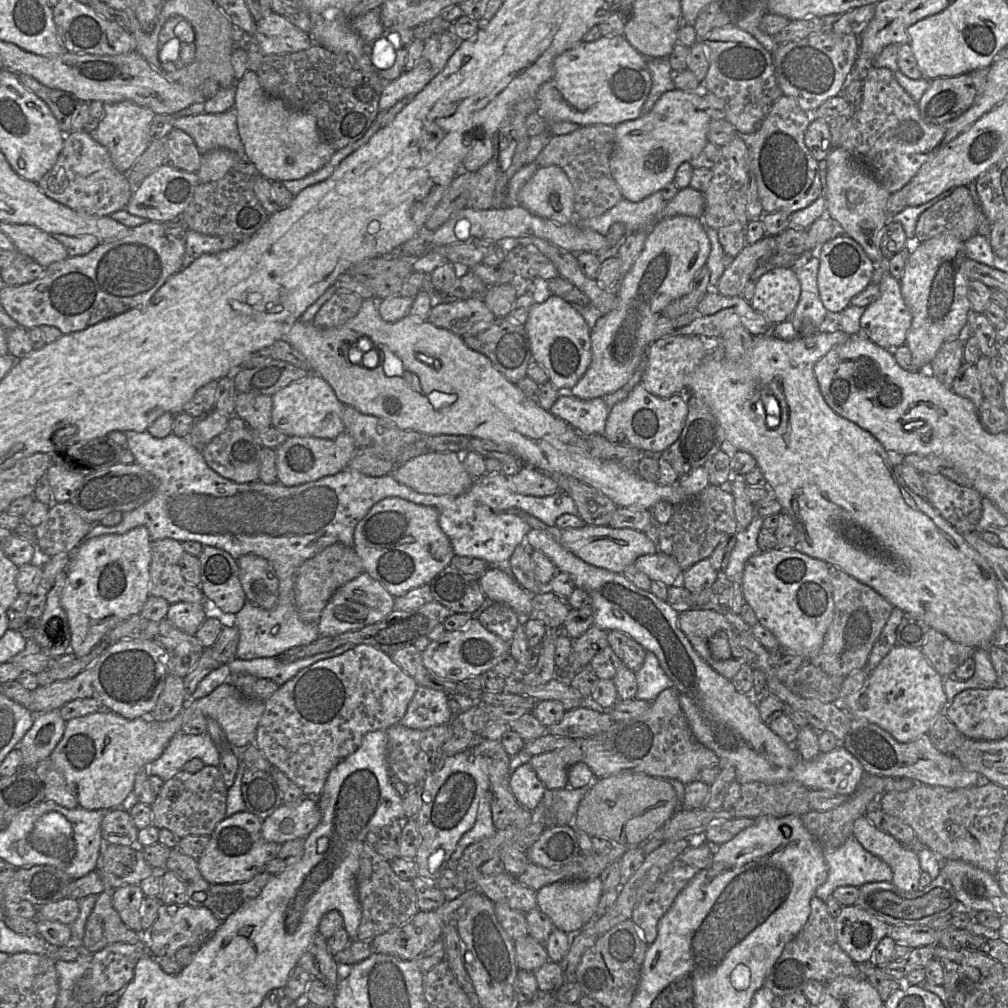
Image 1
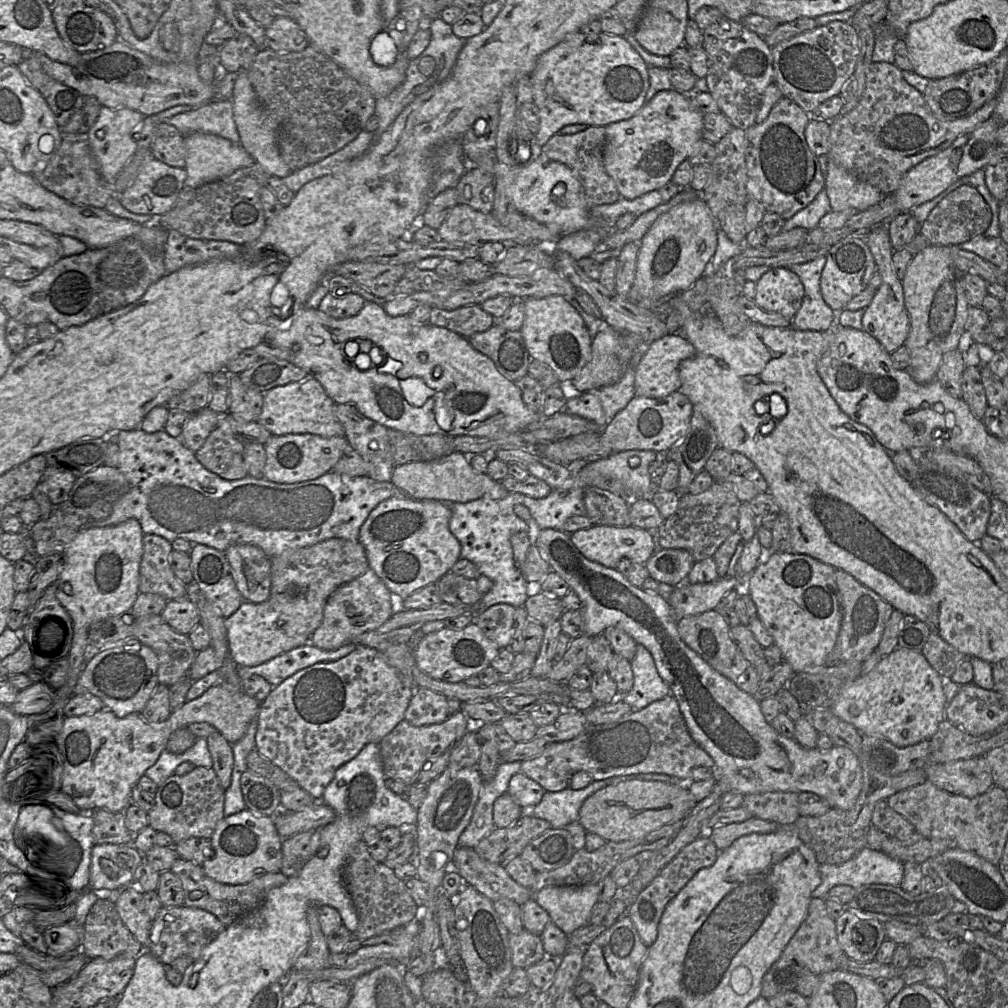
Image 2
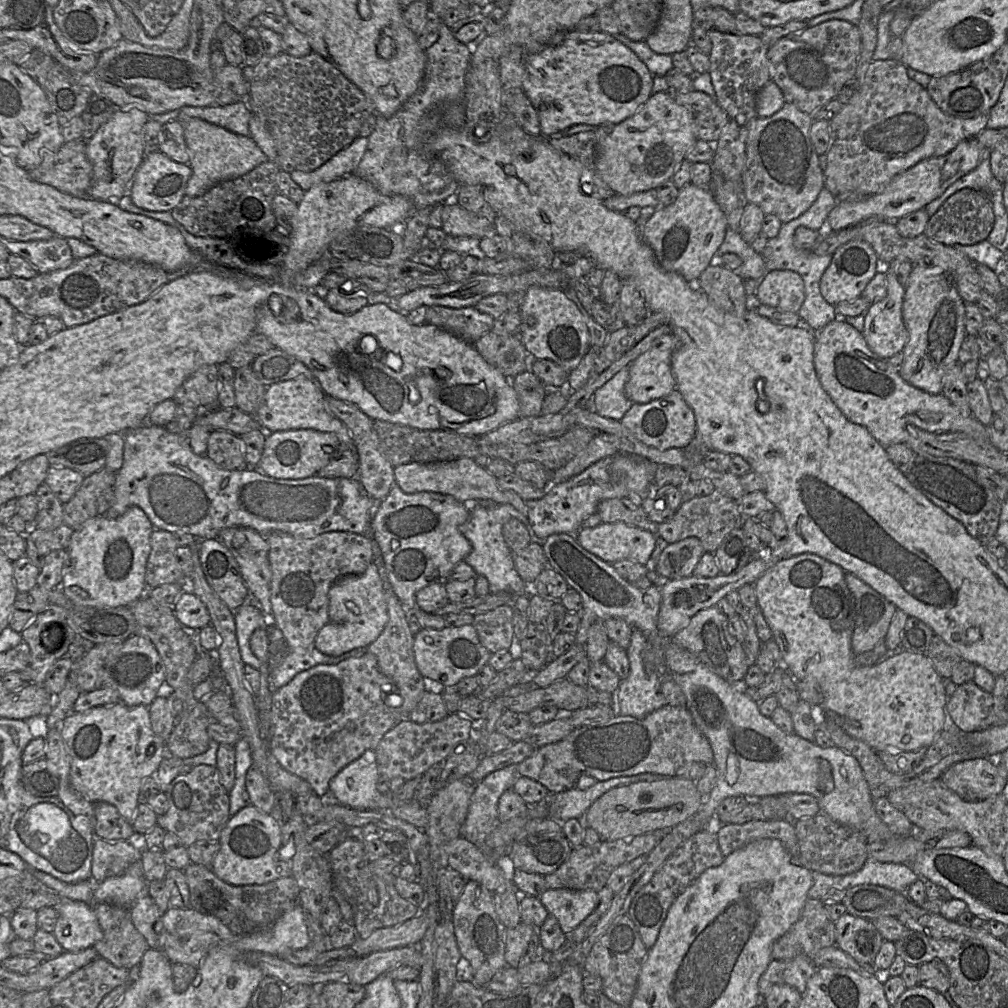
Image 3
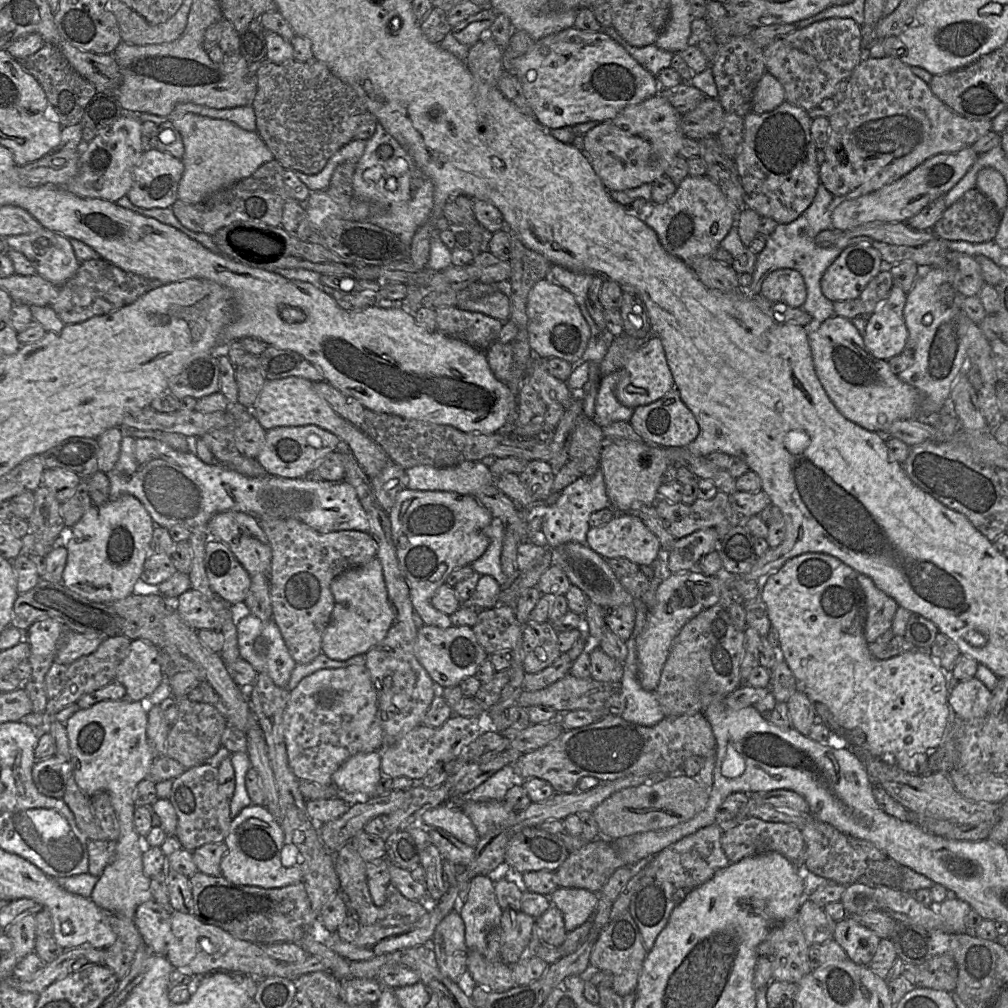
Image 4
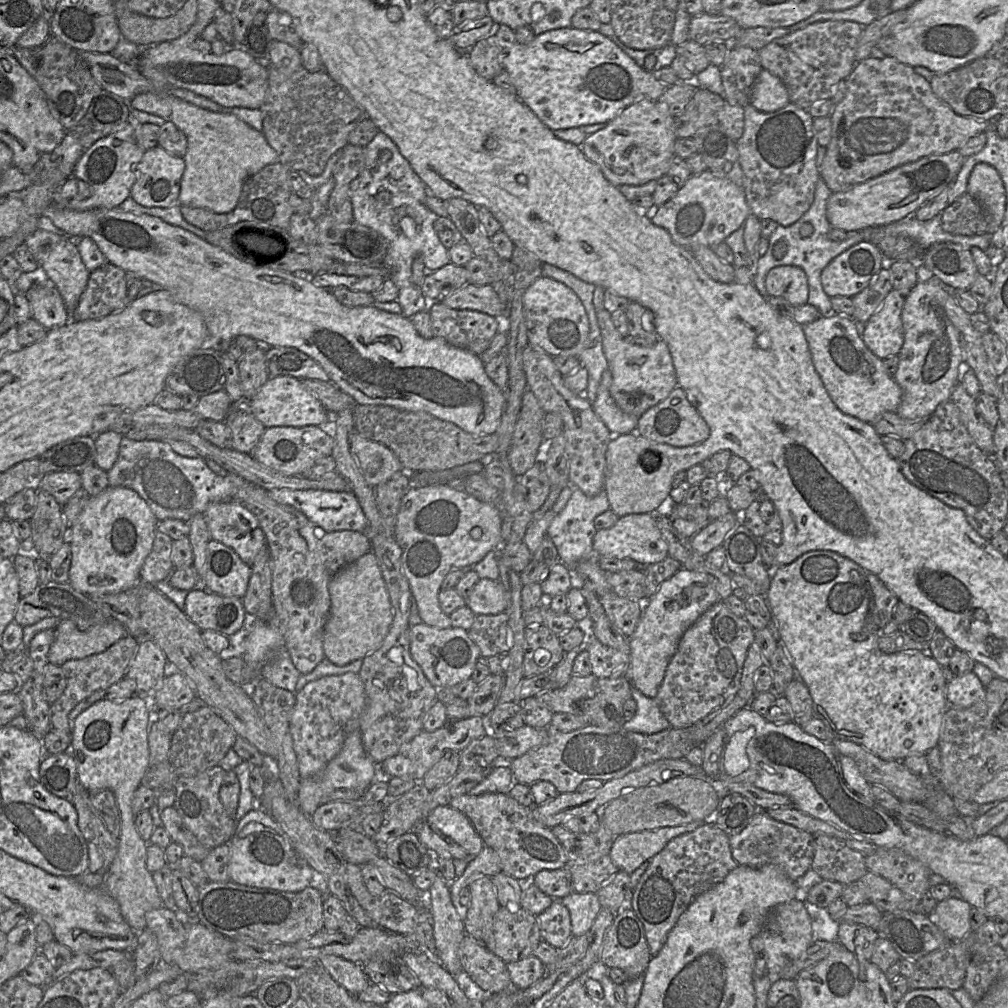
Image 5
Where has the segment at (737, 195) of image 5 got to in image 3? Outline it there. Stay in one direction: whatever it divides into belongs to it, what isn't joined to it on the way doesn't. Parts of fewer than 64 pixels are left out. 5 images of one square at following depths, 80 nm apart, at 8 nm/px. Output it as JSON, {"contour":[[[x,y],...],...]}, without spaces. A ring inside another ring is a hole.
{"contour":[[[689,183],[670,205],[659,206],[641,228],[643,240],[652,248],[660,266],[682,275],[693,285],[701,273],[717,259],[728,228],[725,214],[708,187]]]}

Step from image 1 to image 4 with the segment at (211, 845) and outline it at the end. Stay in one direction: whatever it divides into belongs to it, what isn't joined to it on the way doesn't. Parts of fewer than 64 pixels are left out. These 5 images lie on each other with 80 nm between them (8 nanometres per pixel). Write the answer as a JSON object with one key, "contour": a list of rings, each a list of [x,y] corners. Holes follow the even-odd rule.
{"contour":[[[251,804],[243,808],[231,821],[229,832],[223,841],[227,852],[221,859],[221,876],[236,885],[257,886],[261,888],[281,888],[302,882],[301,865],[303,856],[297,857],[298,864],[285,867],[281,862],[281,850],[284,845],[284,833],[265,808],[265,804]]]}

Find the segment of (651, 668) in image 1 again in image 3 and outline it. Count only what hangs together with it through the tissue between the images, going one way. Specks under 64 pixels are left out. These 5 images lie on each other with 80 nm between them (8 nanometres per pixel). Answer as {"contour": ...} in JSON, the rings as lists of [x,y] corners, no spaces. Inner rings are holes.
{"contour":[[[633,628],[627,656],[630,662],[629,676],[620,681],[612,707],[616,715],[644,718],[667,705],[661,692],[661,674],[648,674],[644,666],[644,650],[647,638],[639,629]]]}

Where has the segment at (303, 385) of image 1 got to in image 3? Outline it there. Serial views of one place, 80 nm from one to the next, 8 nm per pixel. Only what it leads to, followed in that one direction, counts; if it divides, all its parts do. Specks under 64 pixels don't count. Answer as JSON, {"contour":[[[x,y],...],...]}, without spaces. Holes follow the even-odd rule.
{"contour":[[[295,378],[280,381],[266,387],[261,404],[254,417],[264,432],[313,429],[334,433],[342,445],[354,448],[349,429],[330,412],[325,396],[326,394],[314,379]]]}

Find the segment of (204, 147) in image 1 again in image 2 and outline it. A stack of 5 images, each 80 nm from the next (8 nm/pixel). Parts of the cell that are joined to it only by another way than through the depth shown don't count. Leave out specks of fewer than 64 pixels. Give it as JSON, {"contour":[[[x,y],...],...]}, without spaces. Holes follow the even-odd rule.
{"contour":[[[232,100],[204,104],[196,110],[174,116],[167,123],[177,128],[184,136],[202,132],[241,144]]]}

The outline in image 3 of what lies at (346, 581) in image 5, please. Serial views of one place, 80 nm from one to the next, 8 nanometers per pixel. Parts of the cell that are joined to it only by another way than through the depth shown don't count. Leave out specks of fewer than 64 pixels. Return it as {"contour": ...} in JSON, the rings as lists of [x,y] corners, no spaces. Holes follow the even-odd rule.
{"contour":[[[371,562],[364,573],[338,579],[329,590],[329,621],[318,632],[314,645],[320,652],[339,656],[355,648],[368,647],[389,621],[383,580],[378,566]]]}

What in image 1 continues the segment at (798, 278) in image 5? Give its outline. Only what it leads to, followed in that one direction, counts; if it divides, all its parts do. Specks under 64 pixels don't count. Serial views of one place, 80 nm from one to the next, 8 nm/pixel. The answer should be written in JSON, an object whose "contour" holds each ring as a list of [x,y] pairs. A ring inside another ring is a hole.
{"contour":[[[771,267],[755,282],[752,308],[769,323],[790,320],[801,295],[800,281],[791,267]]]}

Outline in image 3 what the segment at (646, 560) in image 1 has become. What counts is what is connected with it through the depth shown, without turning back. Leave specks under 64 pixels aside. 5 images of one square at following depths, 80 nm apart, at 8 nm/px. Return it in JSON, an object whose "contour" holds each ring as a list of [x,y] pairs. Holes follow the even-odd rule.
{"contour":[[[696,537],[668,544],[660,554],[655,571],[669,580],[689,577],[704,553],[702,543]]]}

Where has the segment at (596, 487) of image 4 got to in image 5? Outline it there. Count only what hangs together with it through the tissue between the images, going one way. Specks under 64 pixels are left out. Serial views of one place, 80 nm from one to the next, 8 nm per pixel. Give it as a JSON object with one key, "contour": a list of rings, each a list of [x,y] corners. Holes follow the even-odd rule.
{"contour":[[[574,487],[565,507],[551,522],[547,536],[551,538],[557,548],[559,561],[569,570],[573,570],[574,574],[578,562],[600,560],[601,556],[593,548],[593,538],[598,530],[594,524],[594,519],[609,509],[610,504],[605,490],[594,497],[589,497],[580,488]]]}

